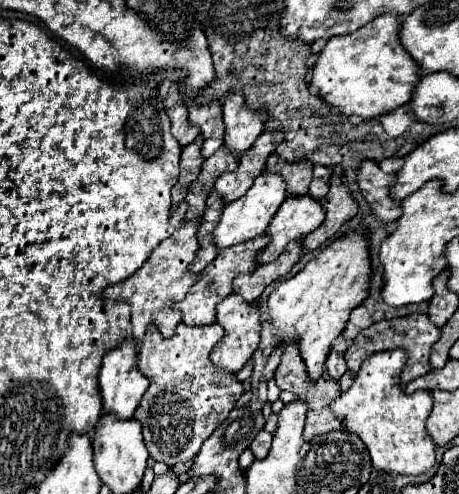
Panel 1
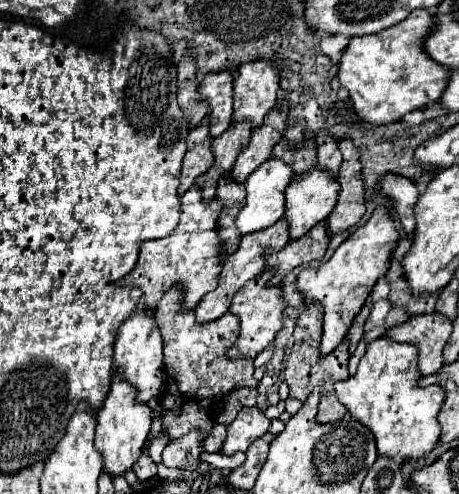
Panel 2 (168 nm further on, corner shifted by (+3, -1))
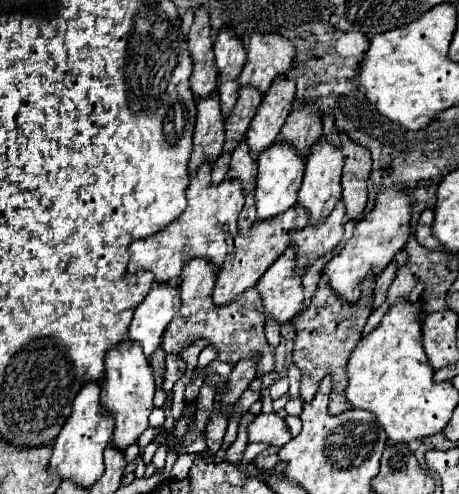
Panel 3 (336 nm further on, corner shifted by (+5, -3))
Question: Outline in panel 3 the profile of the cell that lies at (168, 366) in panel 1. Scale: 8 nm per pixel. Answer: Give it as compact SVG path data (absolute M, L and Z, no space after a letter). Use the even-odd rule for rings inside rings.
M196 259L182 269L174 285L180 293L182 303L180 303L180 311L164 329L162 349L166 353L180 355L186 347L196 343L198 339L204 339L210 343L212 349L216 349L220 361L234 367L242 359L252 359L256 361L258 377L270 373L274 369L274 351L264 337L264 319L260 317L260 301L256 301L256 291L250 289L242 293L236 301L218 307L210 301L214 281L216 281L216 269L212 269L212 265L208 265L206 261Z

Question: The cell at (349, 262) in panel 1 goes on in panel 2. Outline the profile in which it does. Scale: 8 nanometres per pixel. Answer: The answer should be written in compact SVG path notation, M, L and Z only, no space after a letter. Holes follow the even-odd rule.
M378 207L374 209L372 217L368 219L368 223L364 223L362 227L358 227L336 251L334 255L320 267L306 267L300 271L298 275L298 289L302 291L302 295L306 297L306 301L310 303L322 303L326 313L324 313L324 337L322 337L322 355L328 355L342 339L344 335L348 333L350 325L352 325L352 319L358 315L358 311L362 309L366 297L372 293L372 287L374 283L378 281L380 275L384 275L390 267L390 259L392 259L392 251L394 251L394 245L398 243L400 239L400 233L396 231L394 227L394 219L390 217L388 209L386 207Z

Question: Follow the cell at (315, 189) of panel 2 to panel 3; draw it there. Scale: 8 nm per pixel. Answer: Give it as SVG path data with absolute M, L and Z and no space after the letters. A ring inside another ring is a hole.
M320 139L312 147L310 157L306 159L306 169L304 169L304 177L302 177L302 185L298 189L298 201L296 201L296 205L304 207L310 213L310 225L324 223L326 217L336 207L336 203L342 199L342 187L340 187L342 165L344 165L344 157L338 147L330 145L324 139Z

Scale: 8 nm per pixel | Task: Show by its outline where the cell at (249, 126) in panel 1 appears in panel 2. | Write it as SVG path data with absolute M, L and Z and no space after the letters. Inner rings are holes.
M266 59L254 63L242 63L234 77L234 121L252 121L252 127L260 127L266 113L276 105L276 91L280 83L280 67Z

